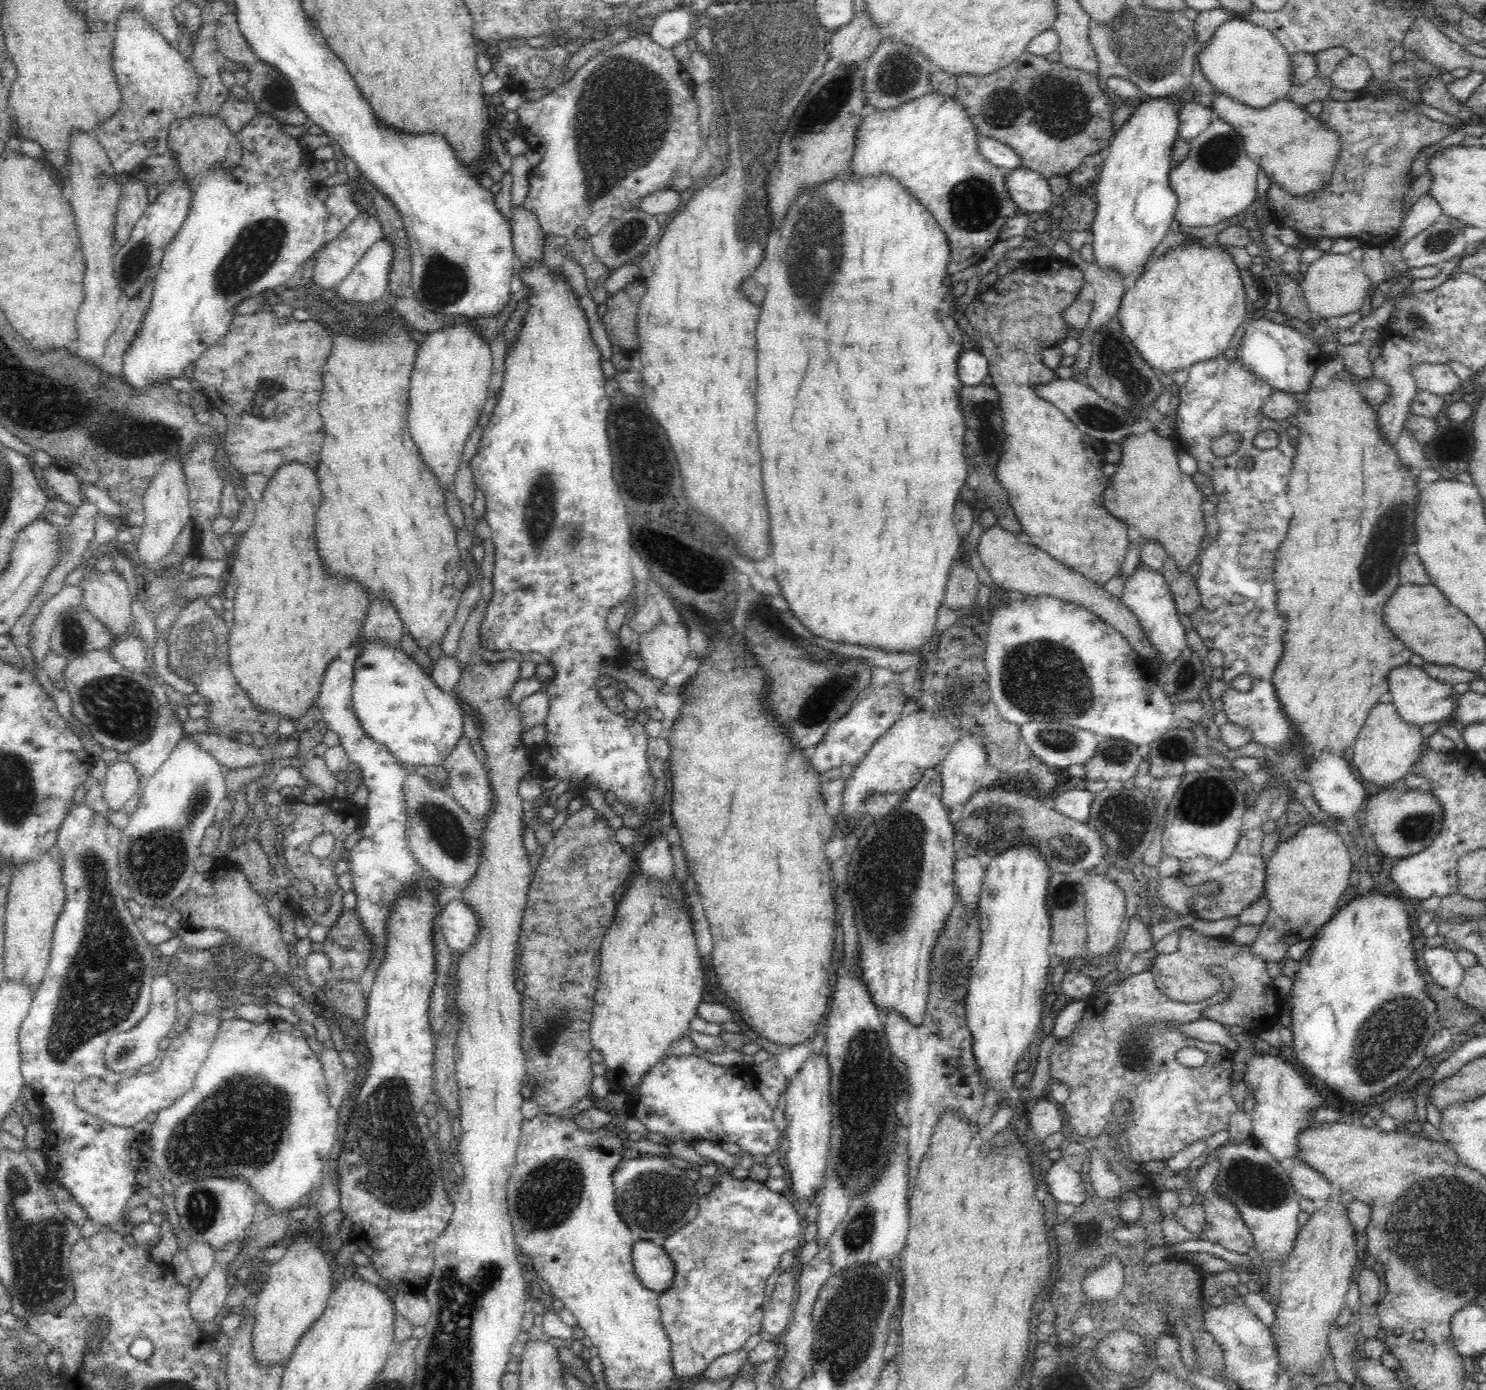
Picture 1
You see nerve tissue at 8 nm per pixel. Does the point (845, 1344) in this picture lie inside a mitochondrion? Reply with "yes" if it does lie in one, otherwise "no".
yes

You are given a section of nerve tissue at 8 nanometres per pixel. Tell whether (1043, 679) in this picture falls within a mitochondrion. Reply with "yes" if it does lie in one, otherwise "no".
yes

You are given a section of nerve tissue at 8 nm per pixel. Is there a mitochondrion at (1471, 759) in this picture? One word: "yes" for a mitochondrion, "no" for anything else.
no

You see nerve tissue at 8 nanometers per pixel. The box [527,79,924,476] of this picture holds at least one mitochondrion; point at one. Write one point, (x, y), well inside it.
(818, 262)

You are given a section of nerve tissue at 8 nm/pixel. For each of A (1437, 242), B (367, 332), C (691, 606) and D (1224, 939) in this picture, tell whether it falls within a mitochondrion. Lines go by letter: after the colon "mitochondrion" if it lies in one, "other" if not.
A: mitochondrion
B: other
C: mitochondrion
D: other

